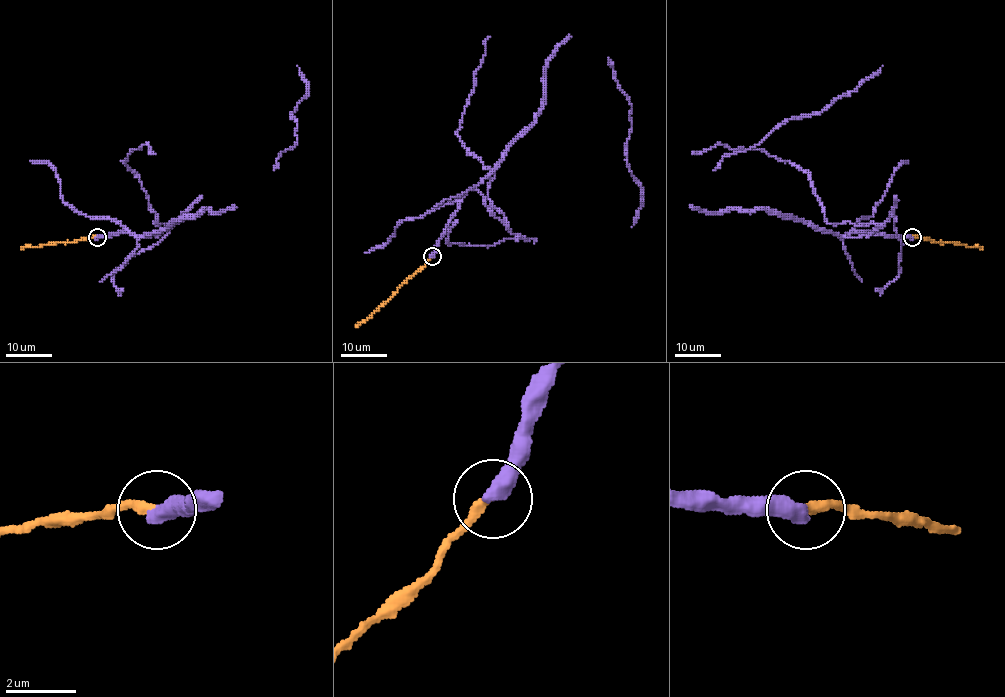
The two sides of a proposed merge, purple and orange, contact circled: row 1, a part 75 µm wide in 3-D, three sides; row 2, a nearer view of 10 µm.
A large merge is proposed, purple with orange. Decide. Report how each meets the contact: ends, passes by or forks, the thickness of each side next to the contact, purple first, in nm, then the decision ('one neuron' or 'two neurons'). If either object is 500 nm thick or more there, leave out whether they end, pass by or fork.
purple ends; orange ends; calibres 480 and 280 nm; two neurons

